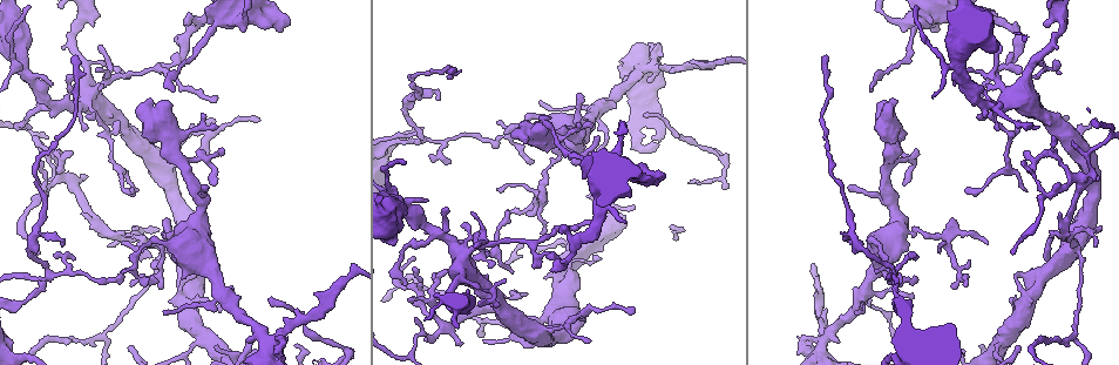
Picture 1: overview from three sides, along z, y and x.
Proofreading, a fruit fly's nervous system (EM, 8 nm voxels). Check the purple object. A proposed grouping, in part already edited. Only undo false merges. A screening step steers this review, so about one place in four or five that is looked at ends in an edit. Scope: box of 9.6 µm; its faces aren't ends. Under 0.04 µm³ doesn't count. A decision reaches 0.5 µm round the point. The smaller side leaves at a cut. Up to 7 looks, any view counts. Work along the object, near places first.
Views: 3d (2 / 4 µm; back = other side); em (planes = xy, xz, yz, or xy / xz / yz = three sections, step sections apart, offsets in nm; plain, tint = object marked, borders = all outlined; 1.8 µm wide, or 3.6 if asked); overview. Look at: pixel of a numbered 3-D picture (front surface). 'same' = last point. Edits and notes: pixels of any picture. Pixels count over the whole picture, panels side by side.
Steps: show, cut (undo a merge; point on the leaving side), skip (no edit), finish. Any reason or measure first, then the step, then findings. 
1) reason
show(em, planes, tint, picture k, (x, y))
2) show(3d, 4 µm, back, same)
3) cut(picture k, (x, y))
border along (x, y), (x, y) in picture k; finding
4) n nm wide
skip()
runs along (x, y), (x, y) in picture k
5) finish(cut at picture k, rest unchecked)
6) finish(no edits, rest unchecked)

sudden change in width
show(3d, 4 µm, picture 1, (823, 350))

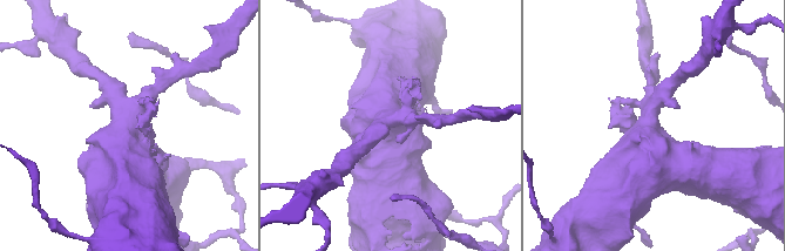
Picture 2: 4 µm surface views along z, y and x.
shape alone is not enough
show(em, 3.6 µm, xy, step 4, tint, picture 2, (650, 118))

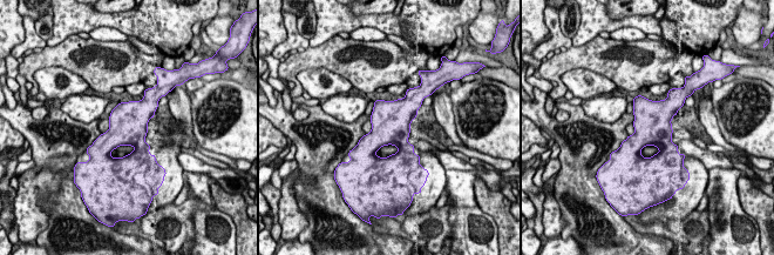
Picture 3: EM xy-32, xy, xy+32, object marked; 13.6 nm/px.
show(em, 3.6 µm, planes, borders, same)

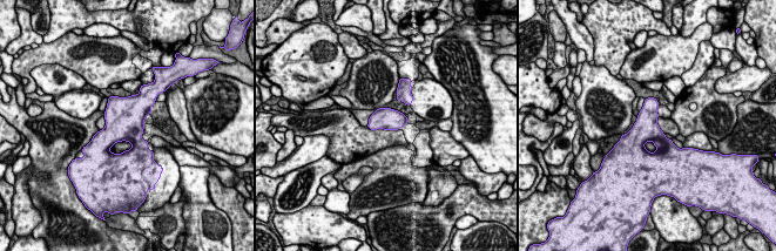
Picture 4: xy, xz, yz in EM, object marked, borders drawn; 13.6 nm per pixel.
skip()
one neuron here

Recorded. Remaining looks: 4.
four arms meet
show(em, 3.6 µm, planes, tint, picture 1, (1067, 247))

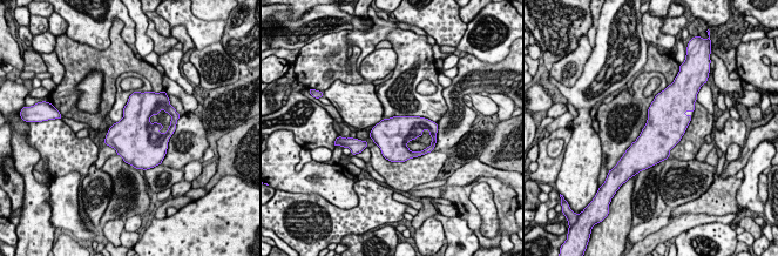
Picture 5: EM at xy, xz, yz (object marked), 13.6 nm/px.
480 nm wide
skip()
all the same neuron

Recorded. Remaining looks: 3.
show(3d, 2 µm, picture 1, (429, 141))

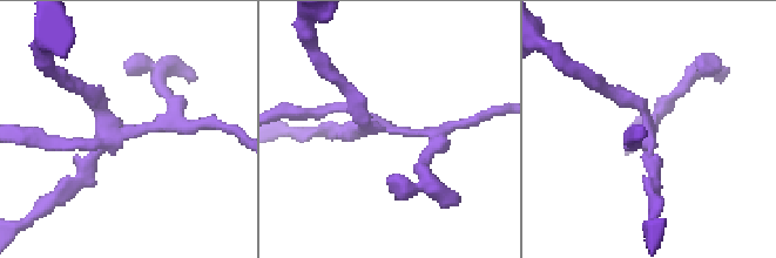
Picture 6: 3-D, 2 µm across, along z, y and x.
shape alone is not enough
show(em, 3.6 µm, planes, tint, picture 6, (379, 126))

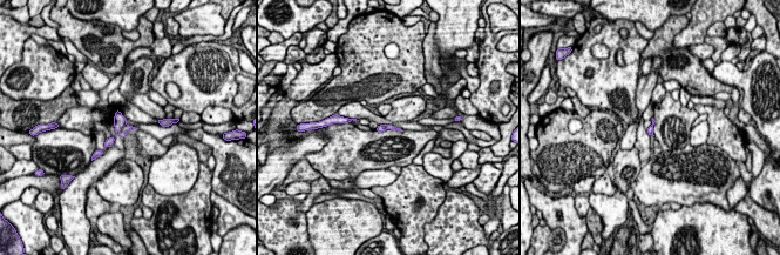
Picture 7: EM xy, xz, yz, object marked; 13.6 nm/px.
cut(picture 7, (120, 121))
a second neuron is stuck on

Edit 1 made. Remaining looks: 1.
finish(cut at picture 7, rest unchecked)

